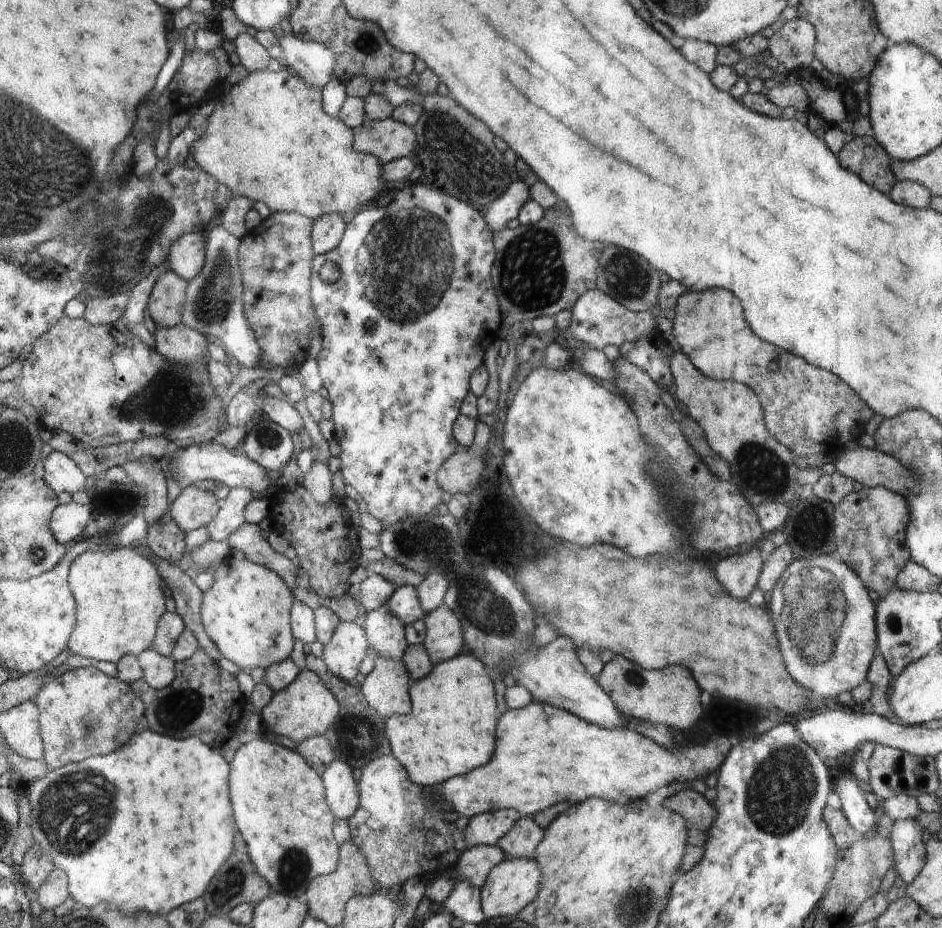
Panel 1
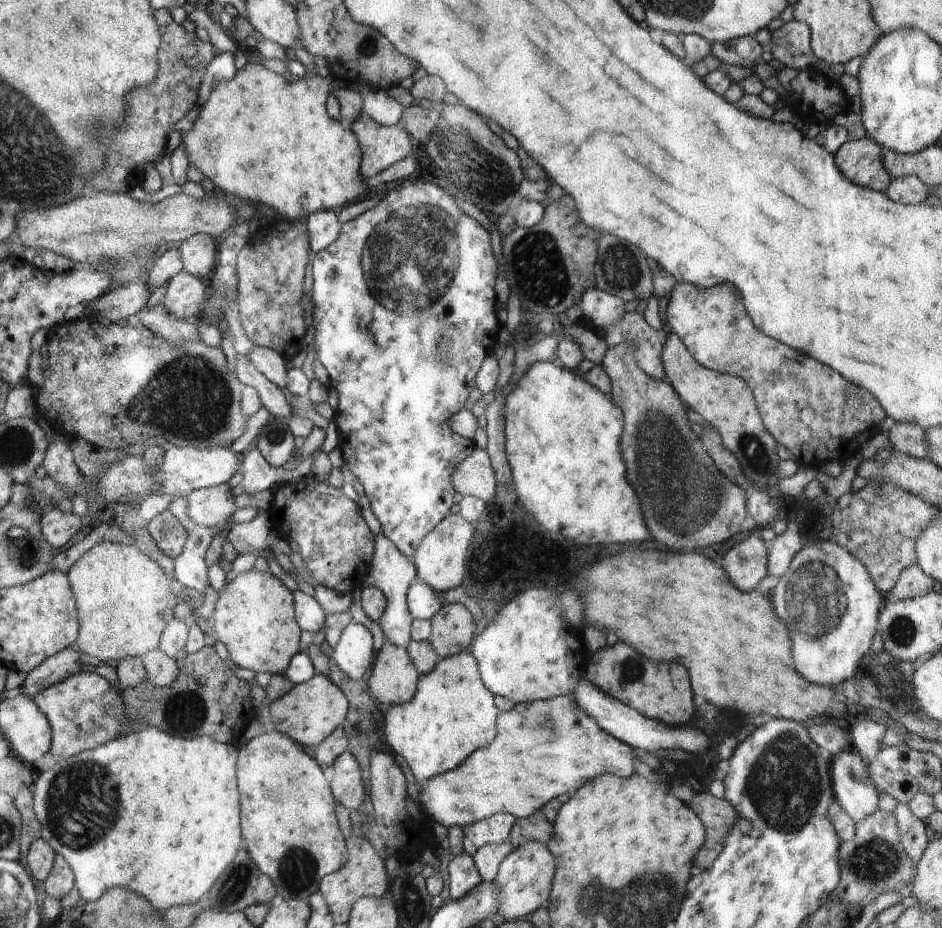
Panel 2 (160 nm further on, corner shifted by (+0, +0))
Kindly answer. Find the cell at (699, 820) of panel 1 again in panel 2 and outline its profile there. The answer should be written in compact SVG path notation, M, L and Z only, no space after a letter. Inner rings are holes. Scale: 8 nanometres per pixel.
M696 792L691 800L689 807L702 816L702 824L706 824L705 832L710 832L710 836L706 836L706 848L698 852L696 862L701 869L709 869L721 854L727 836L737 823L737 809L728 799L719 799L710 793Z

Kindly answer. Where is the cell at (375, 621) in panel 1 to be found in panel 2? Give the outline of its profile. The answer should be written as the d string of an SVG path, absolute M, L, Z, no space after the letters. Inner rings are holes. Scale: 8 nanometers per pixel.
M384 533L376 536L377 550L370 567L369 576L366 579L368 587L379 588L388 598L388 606L381 616L381 625L385 640L396 646L406 647L412 640L413 615L409 611L408 592L412 584L417 580L417 567L412 559L407 557Z

